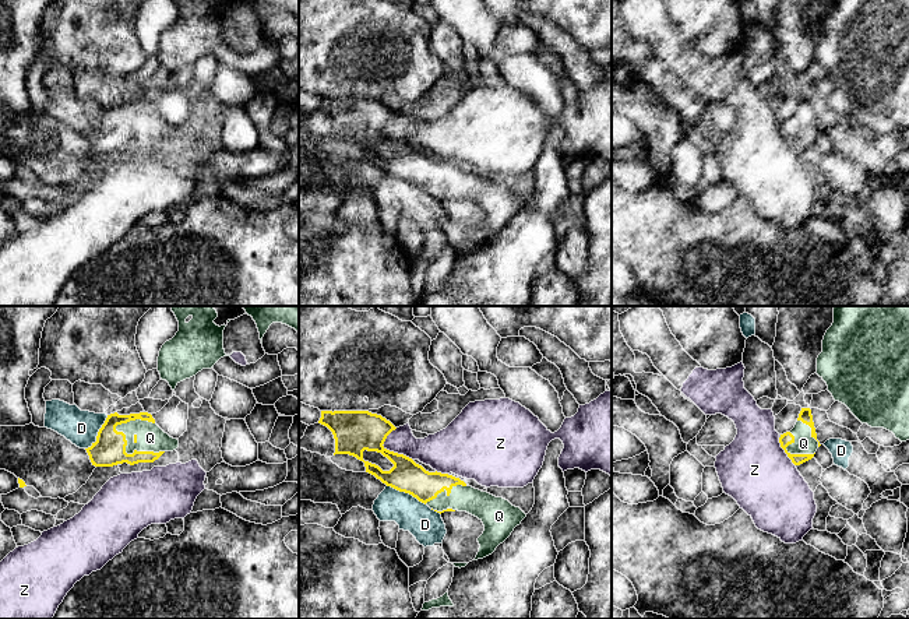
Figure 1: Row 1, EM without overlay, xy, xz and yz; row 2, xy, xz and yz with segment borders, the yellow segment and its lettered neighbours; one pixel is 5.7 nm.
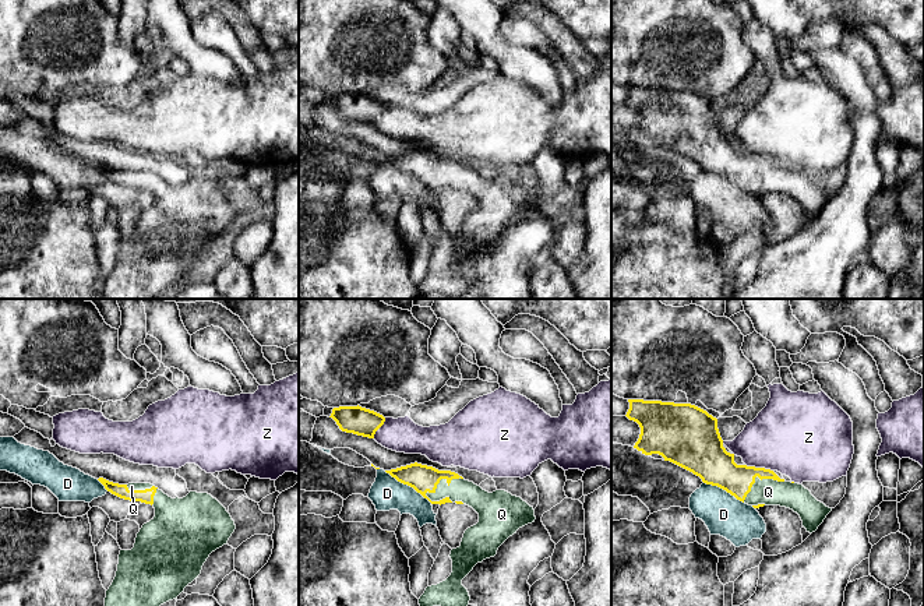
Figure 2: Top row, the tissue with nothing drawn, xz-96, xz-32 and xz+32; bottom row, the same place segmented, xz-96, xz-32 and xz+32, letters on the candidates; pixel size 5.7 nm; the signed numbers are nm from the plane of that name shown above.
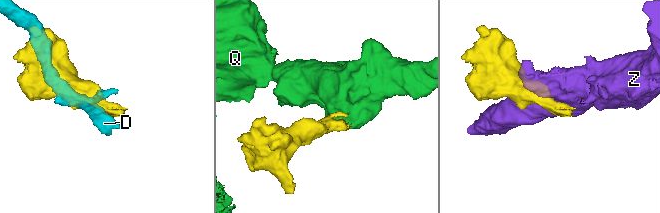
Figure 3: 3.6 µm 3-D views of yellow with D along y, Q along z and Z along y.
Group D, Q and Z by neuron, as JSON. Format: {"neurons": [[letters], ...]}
{"neurons": [["D"], ["Q"], ["Z"]]}

